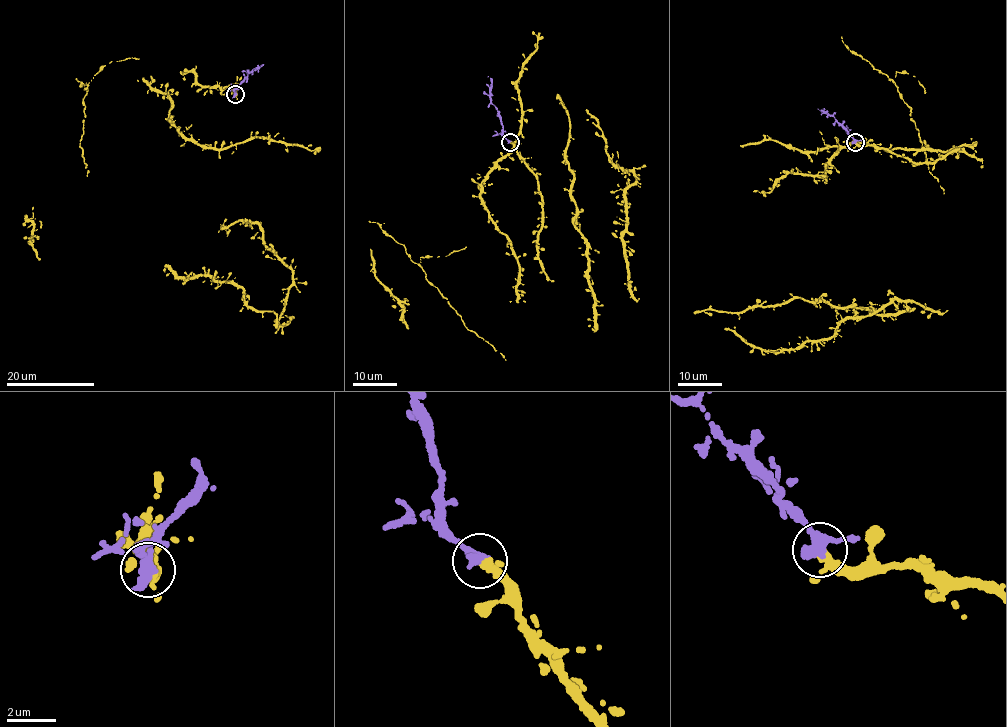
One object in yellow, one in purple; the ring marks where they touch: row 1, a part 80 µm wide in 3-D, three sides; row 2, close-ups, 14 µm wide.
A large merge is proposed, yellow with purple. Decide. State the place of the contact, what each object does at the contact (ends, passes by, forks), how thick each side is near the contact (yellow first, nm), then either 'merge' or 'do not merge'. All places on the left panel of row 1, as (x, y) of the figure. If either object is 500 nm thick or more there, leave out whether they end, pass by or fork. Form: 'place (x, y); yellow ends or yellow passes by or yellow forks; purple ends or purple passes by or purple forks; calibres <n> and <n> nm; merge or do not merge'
place (235, 94); yellow passes by; purple passes by; calibres 280 and 420 nm; merge

